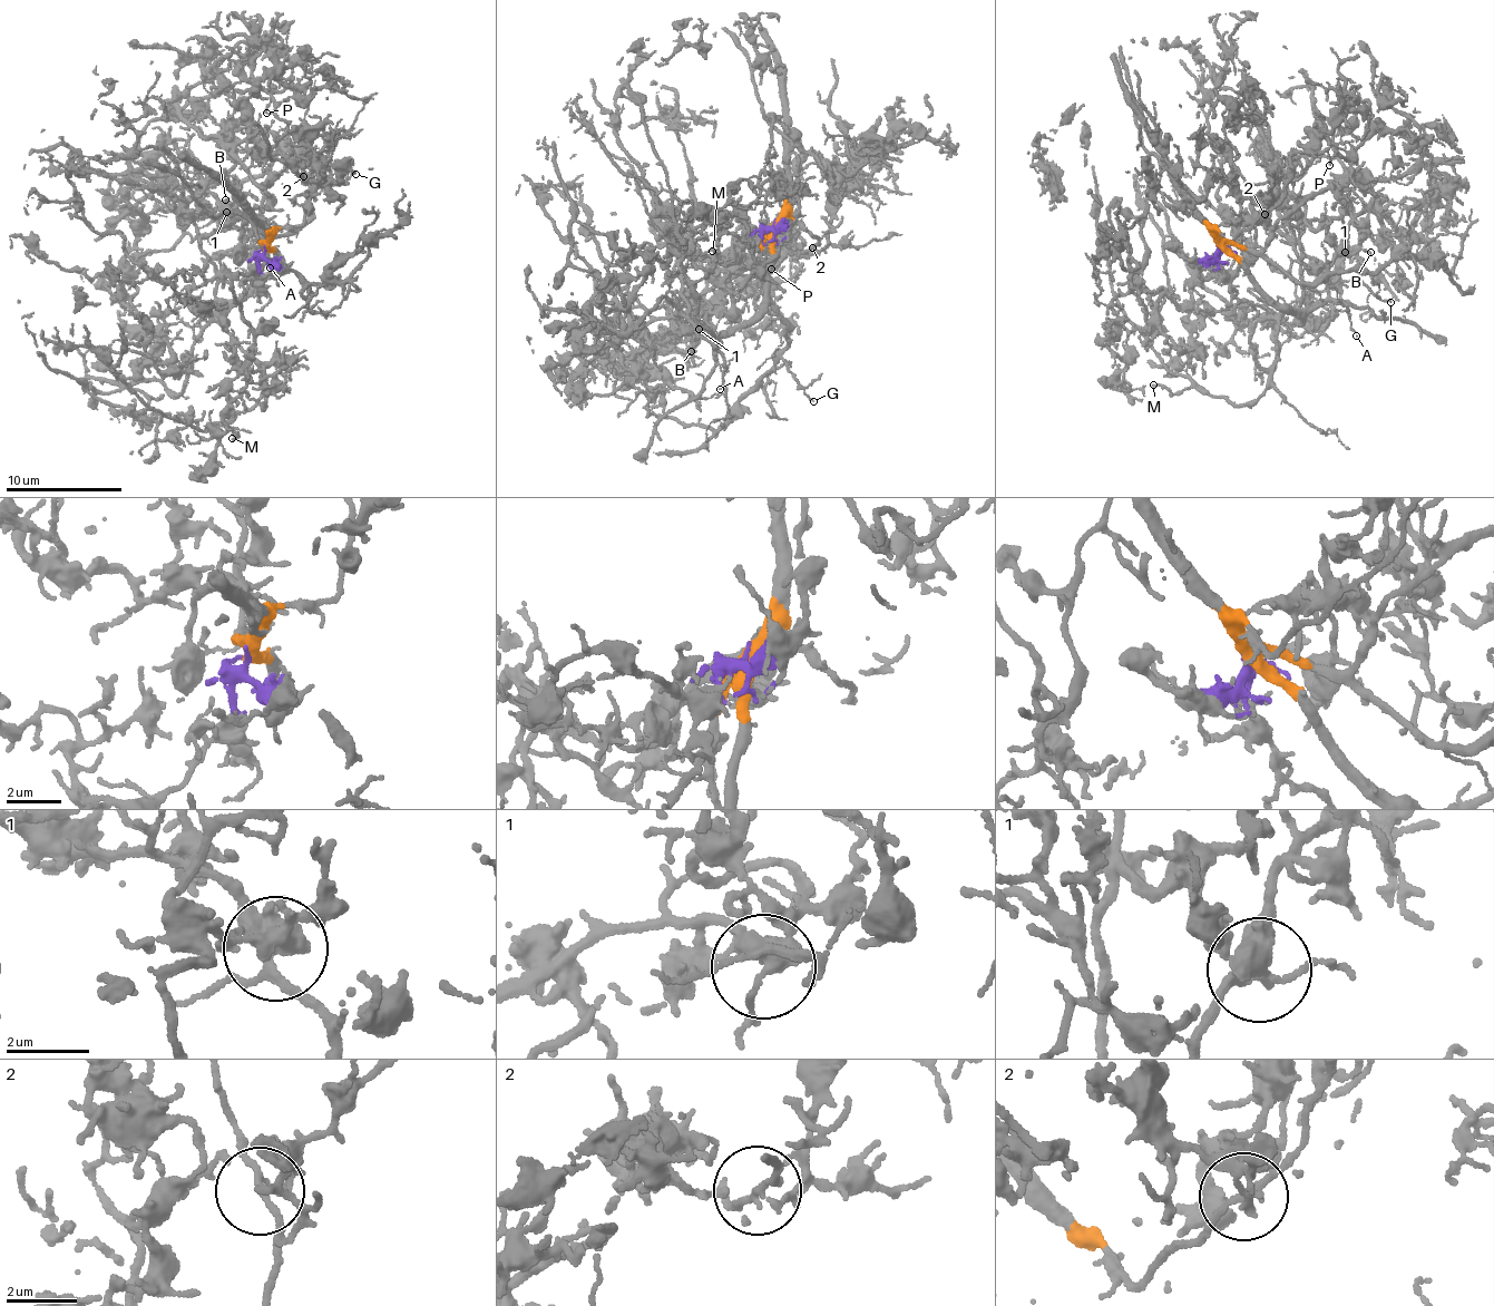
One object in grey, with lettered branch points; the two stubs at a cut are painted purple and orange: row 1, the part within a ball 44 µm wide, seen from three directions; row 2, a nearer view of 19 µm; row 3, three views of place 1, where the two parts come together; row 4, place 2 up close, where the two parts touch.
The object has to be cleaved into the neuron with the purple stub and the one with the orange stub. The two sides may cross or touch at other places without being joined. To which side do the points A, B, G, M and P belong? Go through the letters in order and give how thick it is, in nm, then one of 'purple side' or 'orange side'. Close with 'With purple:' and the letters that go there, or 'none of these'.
A: calibre 120 nm; orange side
B: calibre 130 nm; orange side
G: calibre 120 nm; orange side
M: calibre 130 nm; orange side
P: calibre 140 nm; orange side
With purple: none of these

